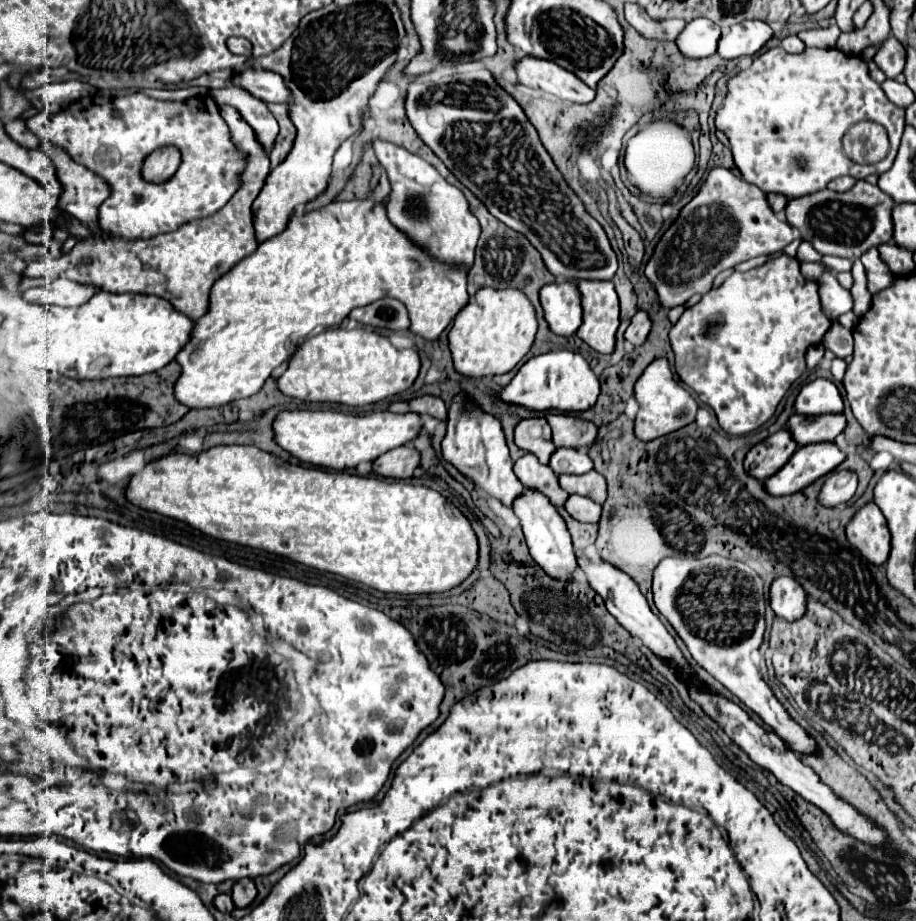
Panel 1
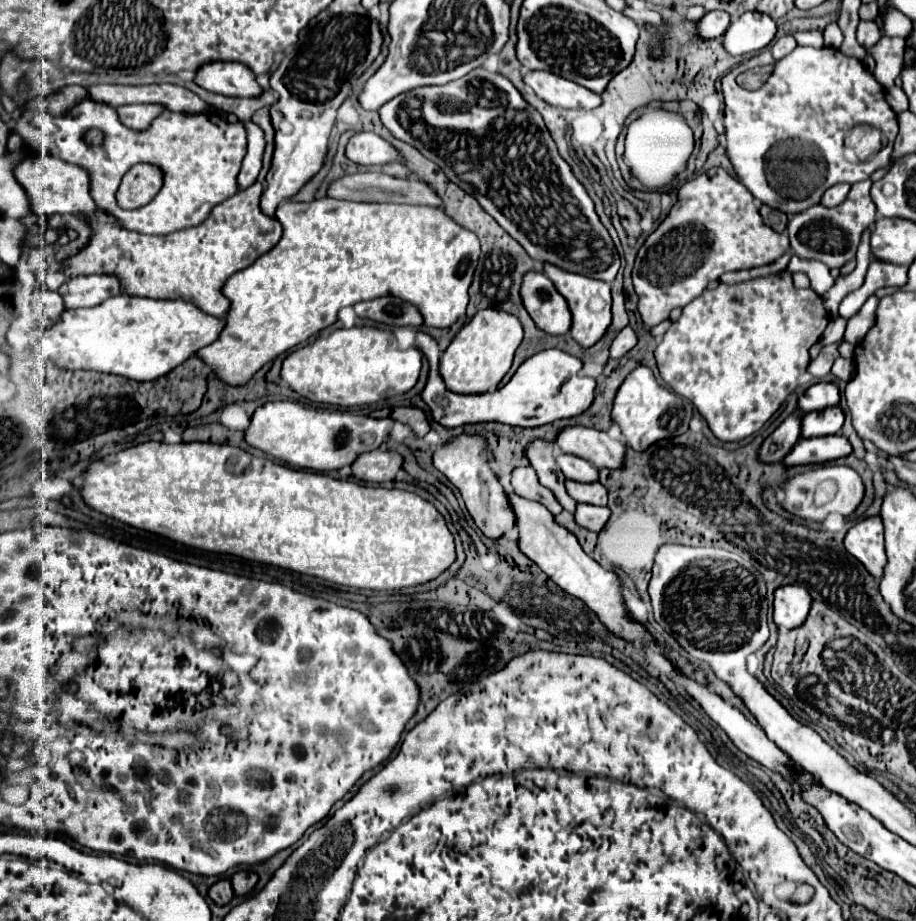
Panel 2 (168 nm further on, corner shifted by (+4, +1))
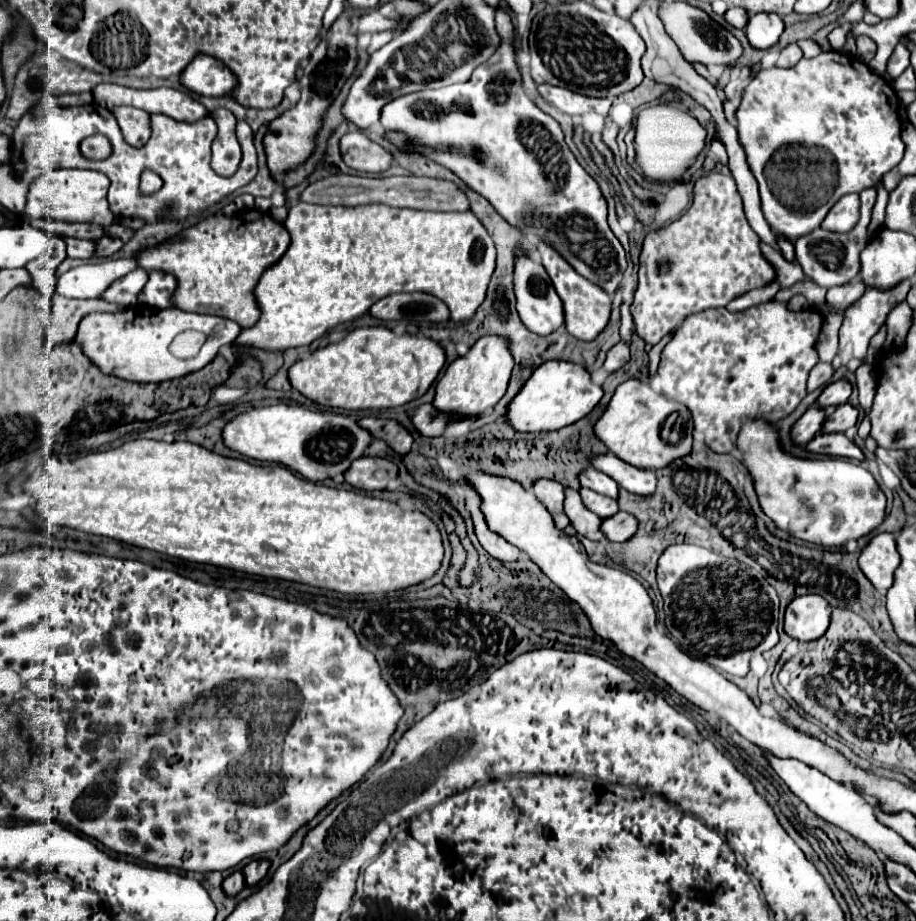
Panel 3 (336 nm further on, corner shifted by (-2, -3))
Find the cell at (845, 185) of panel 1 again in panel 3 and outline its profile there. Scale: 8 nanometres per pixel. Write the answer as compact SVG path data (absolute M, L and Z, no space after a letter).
M846 195L842 197L832 209L830 213L826 215L824 219L824 227L830 229L830 231L850 231L850 227L854 227L854 223L858 221L858 215L860 215L860 199L858 195Z

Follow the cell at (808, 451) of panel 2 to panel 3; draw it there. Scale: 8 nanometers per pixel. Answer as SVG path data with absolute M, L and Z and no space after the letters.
M818 433L806 445L806 451L820 453L820 455L830 455L830 457L848 457L848 459L858 459L858 461L864 459L858 445L854 441L850 441L844 433L834 433L834 435Z

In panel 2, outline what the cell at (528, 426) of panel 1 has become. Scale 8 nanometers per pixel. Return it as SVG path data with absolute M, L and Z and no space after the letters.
M534 441L530 447L528 447L528 459L530 459L530 465L536 469L538 473L538 479L544 487L548 487L556 499L560 501L560 505L568 511L568 513L576 513L576 501L570 499L570 495L566 493L566 487L564 487L564 475L562 471L558 469L556 461L554 461L554 445L552 443L544 443L544 441Z

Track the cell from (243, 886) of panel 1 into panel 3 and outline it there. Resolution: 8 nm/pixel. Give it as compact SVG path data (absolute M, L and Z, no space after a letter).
M250 861L250 863L242 869L244 879L246 879L246 885L248 885L248 887L254 887L256 883L260 883L260 881L266 877L268 867L270 867L268 861Z

